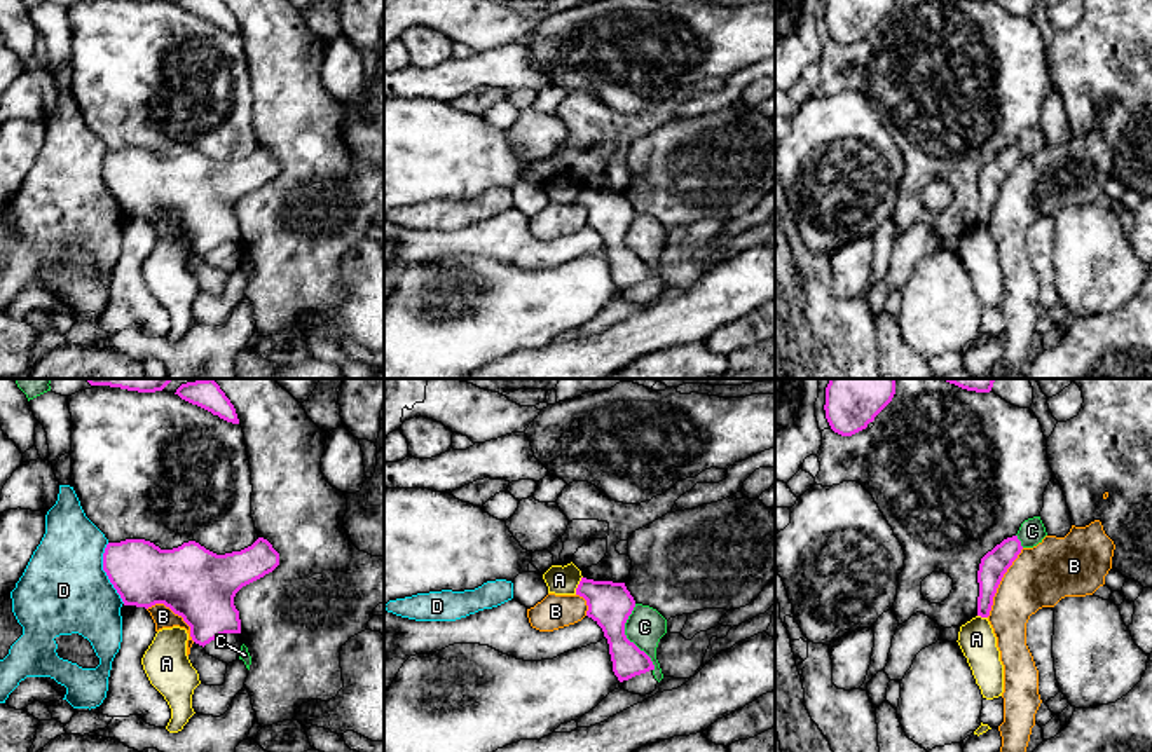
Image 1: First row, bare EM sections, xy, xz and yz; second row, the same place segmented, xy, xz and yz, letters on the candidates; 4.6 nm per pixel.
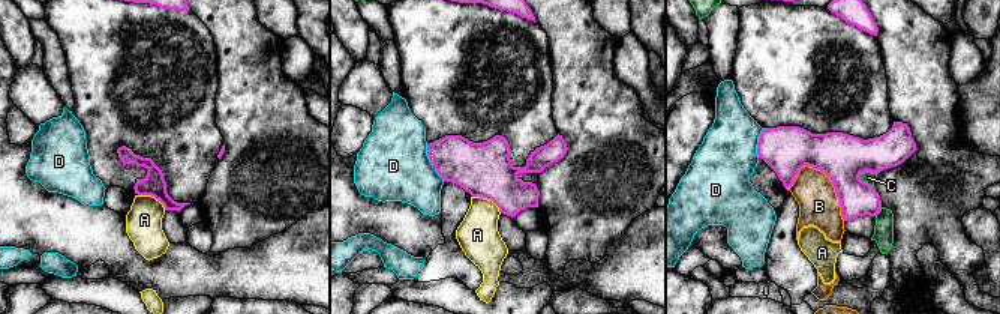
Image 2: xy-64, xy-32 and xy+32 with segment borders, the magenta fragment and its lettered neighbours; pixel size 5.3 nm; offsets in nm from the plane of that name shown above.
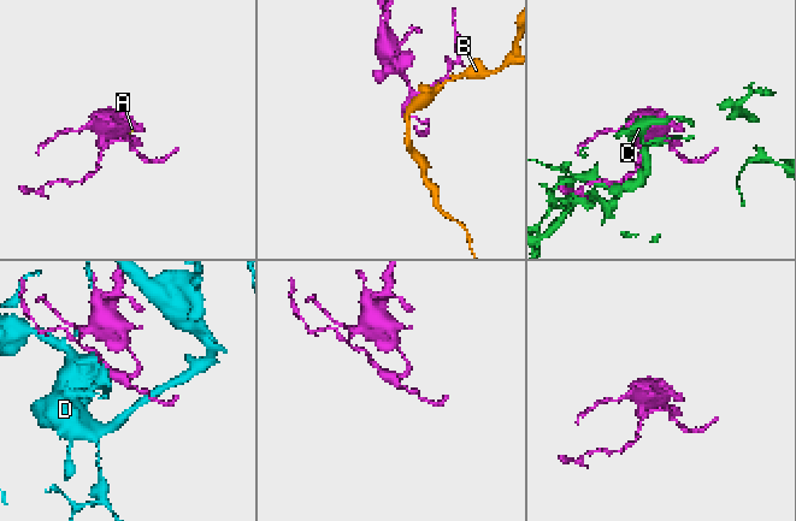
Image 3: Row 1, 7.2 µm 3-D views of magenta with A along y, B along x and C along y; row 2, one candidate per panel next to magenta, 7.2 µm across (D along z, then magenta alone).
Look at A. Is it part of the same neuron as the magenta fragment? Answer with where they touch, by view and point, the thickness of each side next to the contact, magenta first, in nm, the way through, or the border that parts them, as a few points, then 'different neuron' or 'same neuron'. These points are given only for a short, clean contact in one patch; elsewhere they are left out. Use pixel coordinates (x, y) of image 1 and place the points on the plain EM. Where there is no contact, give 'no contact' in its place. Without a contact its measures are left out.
meets magenta in xz at (578, 194); 200 nm thick on the magenta side, 130 nm on the other; border along xz (582, 185), (575, 203); different neuron

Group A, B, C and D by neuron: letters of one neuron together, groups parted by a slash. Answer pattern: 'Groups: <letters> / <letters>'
Groups: A / B / C / D

